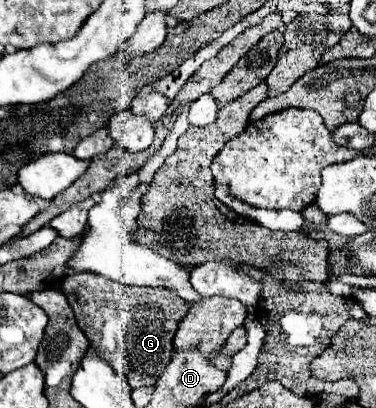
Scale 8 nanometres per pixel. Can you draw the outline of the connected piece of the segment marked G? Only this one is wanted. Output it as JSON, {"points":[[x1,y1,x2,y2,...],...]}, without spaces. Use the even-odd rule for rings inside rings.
{"points":[[77,273,65,277,61,281,61,291,73,307,77,323,89,343,117,373,127,377,131,389,155,385,169,363,173,335,189,305,173,291,157,287,131,287,97,273]]}

